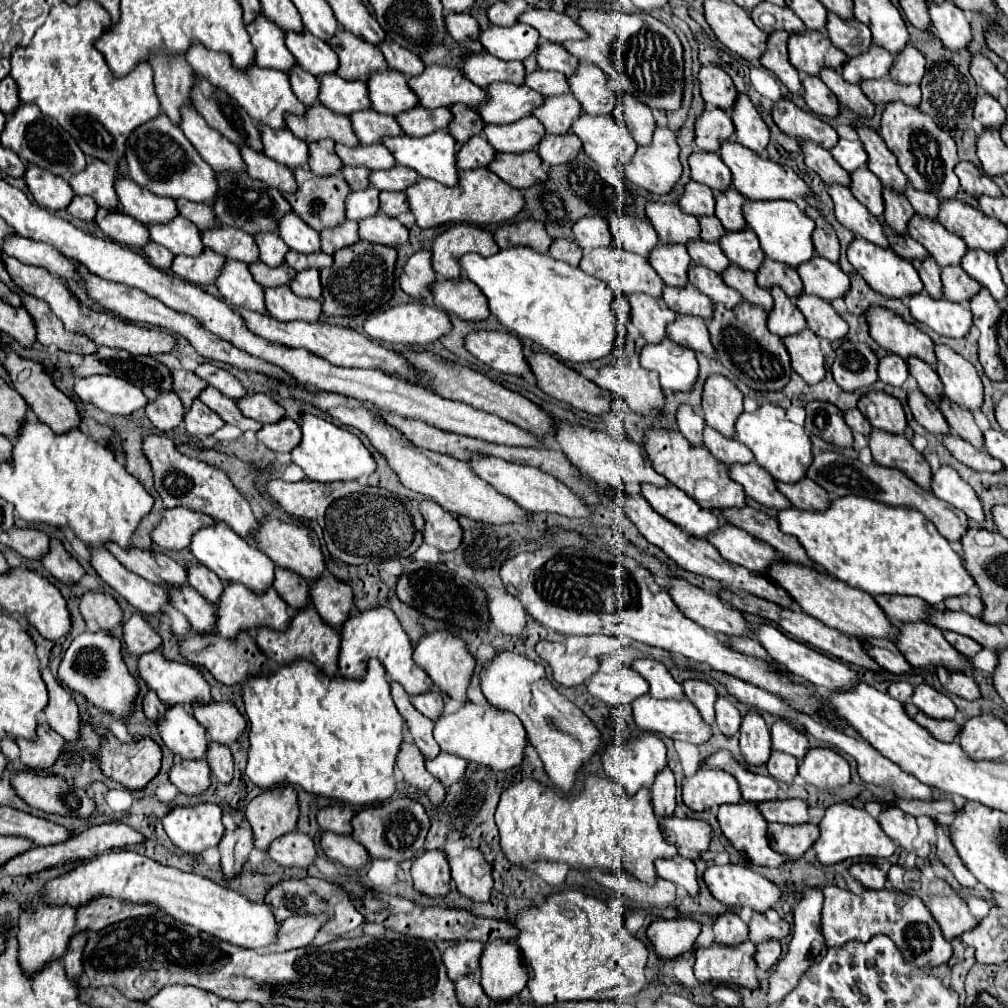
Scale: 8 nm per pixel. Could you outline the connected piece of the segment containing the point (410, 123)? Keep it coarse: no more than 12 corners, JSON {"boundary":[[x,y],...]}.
{"boundary":[[414,106],[396,116],[404,134],[428,136],[452,122],[448,108]]}

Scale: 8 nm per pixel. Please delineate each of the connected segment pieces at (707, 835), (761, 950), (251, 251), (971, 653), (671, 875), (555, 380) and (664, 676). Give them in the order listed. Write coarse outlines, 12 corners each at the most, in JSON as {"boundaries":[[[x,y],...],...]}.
{"boundaries":[[[672,816],[660,824],[664,838],[706,852],[712,828],[702,820]],[[776,940],[762,942],[756,958],[759,981],[768,983],[770,971],[781,959]],[[238,228],[202,230],[206,248],[254,264],[258,244]],[[944,632],[958,652],[974,658],[982,650],[976,640],[958,632]],[[690,858],[656,860],[656,874],[690,896],[700,892],[696,866]],[[546,352],[528,356],[548,396],[600,416],[614,394]],[[634,660],[632,668],[658,700],[684,700],[682,686],[658,660]]]}

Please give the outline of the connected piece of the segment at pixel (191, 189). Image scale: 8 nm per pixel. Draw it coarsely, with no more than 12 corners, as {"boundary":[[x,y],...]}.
{"boundary":[[166,114],[126,144],[128,176],[208,206],[214,170]]}

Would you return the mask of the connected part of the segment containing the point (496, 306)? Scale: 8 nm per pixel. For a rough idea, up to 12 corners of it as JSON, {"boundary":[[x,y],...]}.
{"boundary":[[532,248],[460,266],[512,334],[566,362],[626,336],[614,290]]}

